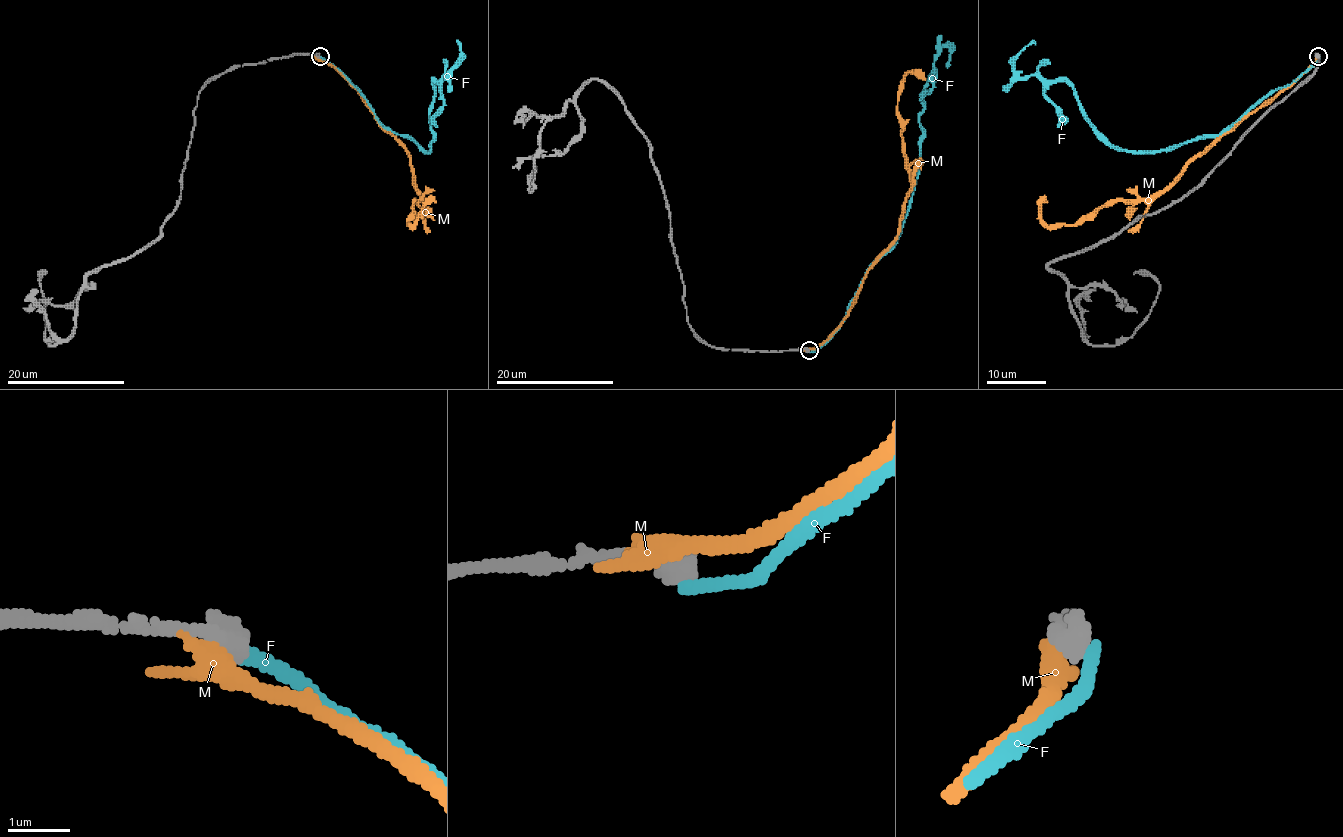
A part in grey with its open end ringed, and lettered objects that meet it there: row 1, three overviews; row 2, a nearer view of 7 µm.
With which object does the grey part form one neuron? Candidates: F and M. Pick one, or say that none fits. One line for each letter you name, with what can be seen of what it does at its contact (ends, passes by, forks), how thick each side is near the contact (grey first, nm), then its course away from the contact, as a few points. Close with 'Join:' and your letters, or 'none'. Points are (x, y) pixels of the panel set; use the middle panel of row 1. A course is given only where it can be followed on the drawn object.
Join: none

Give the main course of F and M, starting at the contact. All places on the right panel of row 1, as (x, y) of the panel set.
F: (1319, 56), (1232, 127), (1146, 152), (1118, 150), (1085, 117), (1067, 83), (1020, 78), (1016, 56), (1035, 41)
M: (1316, 56), (1162, 190), (1110, 200), (1073, 224), (1048, 226), (1039, 214), (1047, 202)

